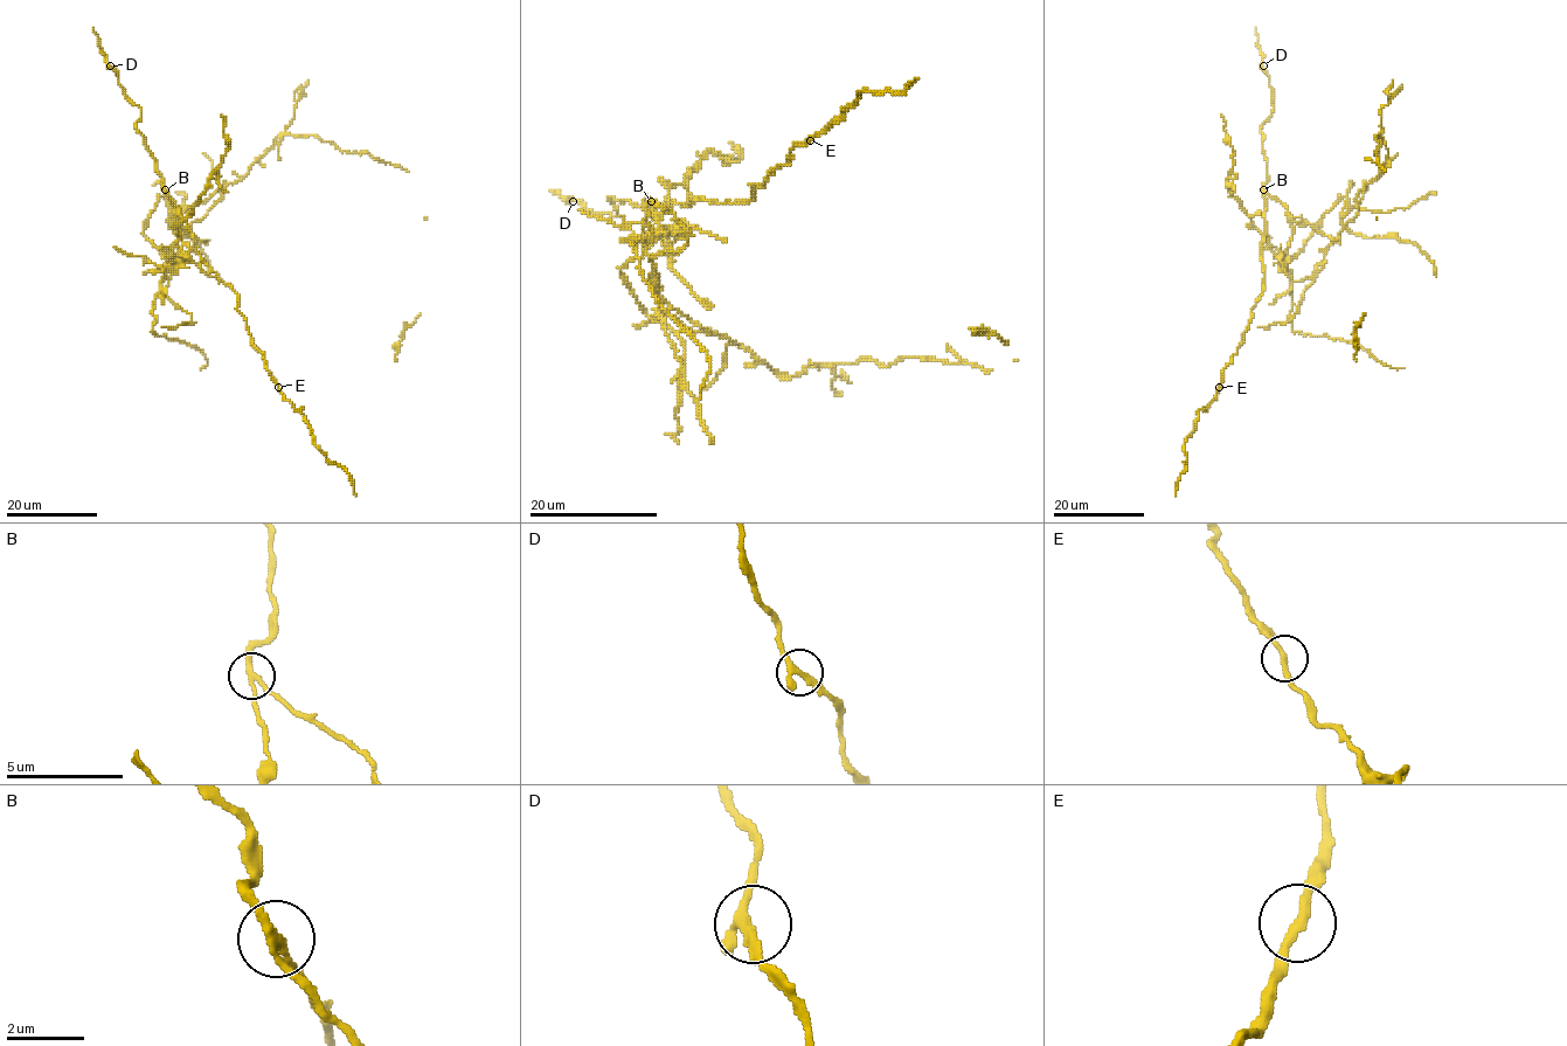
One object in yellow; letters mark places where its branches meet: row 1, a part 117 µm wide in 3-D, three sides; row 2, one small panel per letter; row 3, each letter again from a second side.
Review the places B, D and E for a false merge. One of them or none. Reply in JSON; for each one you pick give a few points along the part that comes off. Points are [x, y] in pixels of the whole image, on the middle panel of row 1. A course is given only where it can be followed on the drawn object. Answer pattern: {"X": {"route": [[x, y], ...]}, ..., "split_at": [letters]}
{"split_at": ["B"]}

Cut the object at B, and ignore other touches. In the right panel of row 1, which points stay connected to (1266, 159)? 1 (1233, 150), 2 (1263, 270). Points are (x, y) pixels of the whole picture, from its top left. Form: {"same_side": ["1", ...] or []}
{"same_side": ["2"]}

